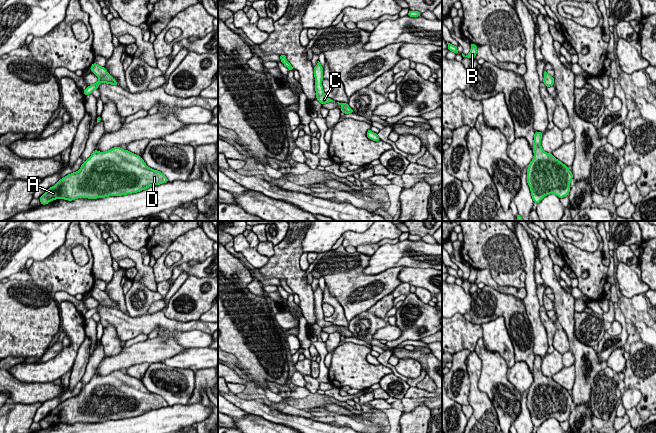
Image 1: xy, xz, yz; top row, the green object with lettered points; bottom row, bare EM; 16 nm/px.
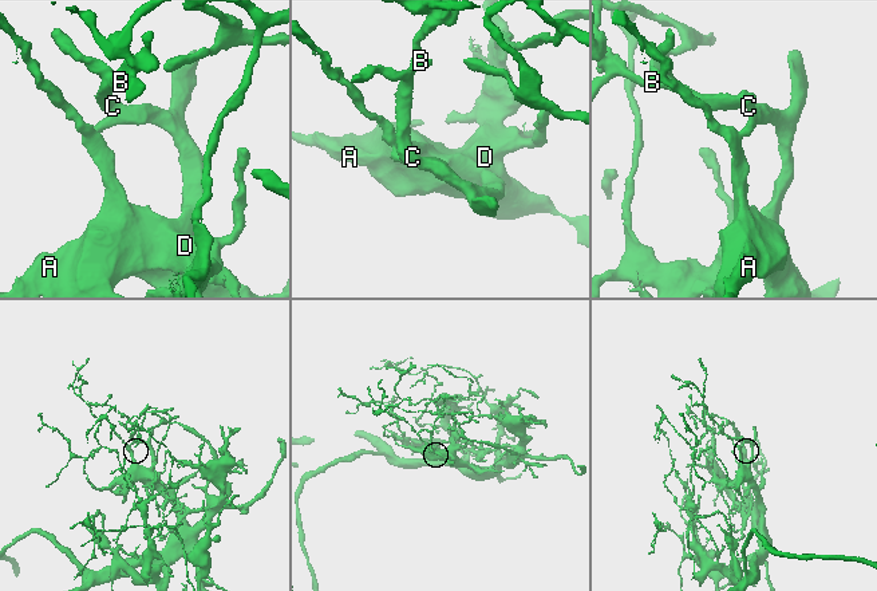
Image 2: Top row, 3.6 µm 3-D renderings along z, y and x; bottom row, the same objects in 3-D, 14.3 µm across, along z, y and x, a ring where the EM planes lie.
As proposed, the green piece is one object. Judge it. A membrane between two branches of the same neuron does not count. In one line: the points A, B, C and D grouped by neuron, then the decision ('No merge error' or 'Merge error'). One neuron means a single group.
Groups: A B C D. No merge error

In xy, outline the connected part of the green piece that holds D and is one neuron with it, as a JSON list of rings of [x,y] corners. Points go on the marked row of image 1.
[[[114,147],[106,152],[94,150],[78,171],[60,179],[39,200],[45,205],[55,199],[122,196],[167,182],[163,173],[148,167],[139,155]]]

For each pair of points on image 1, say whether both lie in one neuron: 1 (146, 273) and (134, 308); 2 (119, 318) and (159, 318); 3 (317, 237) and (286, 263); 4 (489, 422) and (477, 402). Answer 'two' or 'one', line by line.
1: two
2: one
3: two
4: one

